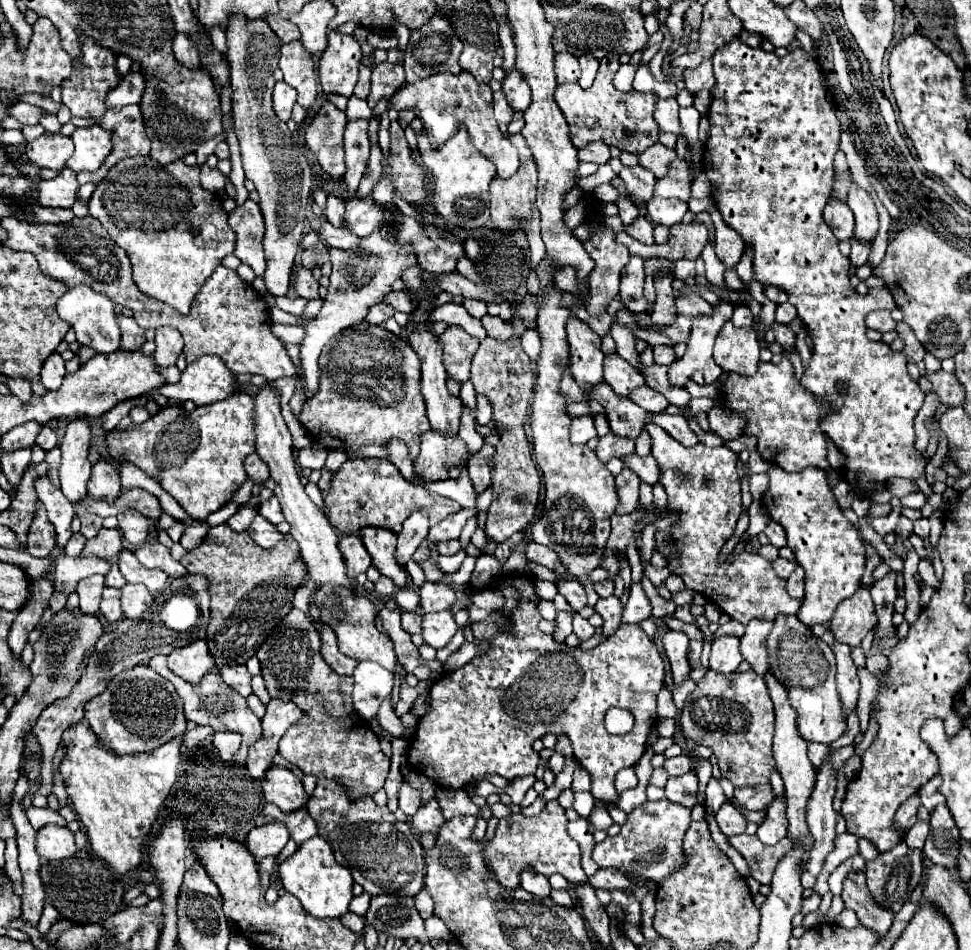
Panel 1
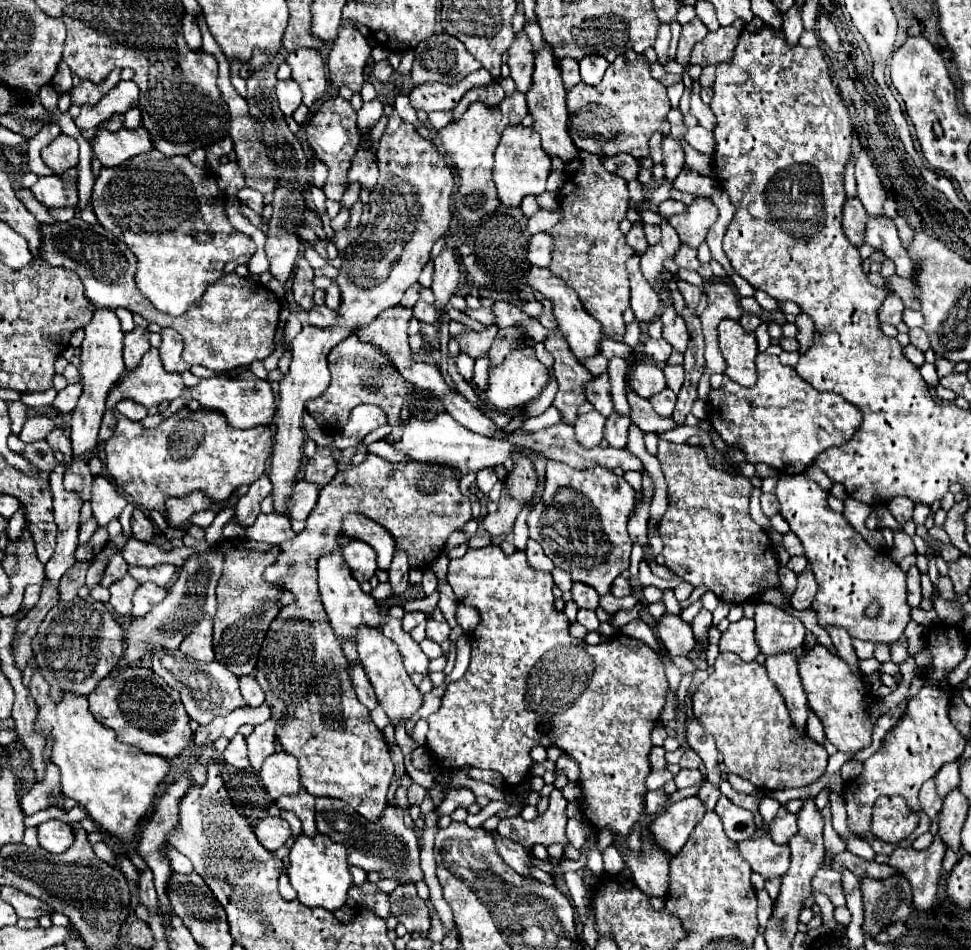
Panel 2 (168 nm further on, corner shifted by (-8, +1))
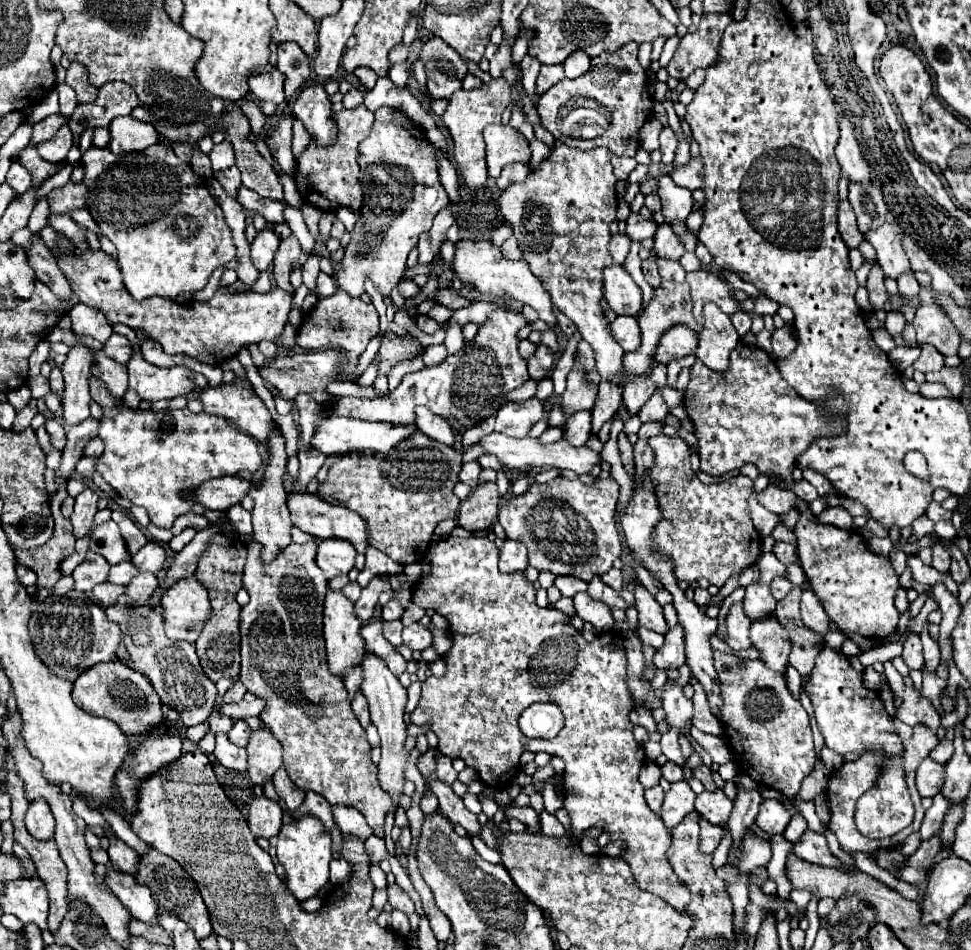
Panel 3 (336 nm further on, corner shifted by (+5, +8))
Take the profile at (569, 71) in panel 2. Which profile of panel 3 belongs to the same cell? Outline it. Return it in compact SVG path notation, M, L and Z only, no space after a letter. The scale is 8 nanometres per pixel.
M542 65L540 67L540 75L536 79L536 93L542 95L546 93L552 85L556 85L558 81L564 79L564 69L562 65Z

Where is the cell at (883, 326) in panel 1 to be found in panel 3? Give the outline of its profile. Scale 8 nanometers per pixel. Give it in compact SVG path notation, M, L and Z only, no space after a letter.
M872 265L866 289L870 293L870 303L872 303L874 311L882 309L886 299L888 299L888 293L886 293L886 287L884 287L884 273L882 273L882 269L878 265Z

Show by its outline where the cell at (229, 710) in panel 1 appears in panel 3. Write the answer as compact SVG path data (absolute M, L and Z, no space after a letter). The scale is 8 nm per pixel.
M120 595L114 605L106 607L106 615L110 621L120 625L132 667L150 679L160 701L178 711L182 723L188 727L204 723L216 701L216 685L204 675L194 645L168 639L164 633L164 619L160 609L152 605L130 603L130 599L124 595Z

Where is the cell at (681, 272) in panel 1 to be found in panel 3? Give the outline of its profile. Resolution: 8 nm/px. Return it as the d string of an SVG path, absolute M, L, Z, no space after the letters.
M662 223L654 235L654 251L658 257L666 257L666 259L680 259L686 249L680 243L680 237L672 231L672 227L668 223Z

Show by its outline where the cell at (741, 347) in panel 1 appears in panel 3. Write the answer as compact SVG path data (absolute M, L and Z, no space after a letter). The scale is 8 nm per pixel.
M714 303L704 305L704 329L700 331L696 357L712 371L726 371L728 355L738 345L738 333L730 317Z

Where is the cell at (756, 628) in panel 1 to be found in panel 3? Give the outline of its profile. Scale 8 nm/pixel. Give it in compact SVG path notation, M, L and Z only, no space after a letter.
M752 583L744 591L746 591L746 595L744 595L744 611L746 611L746 615L752 621L756 621L756 619L768 615L770 611L774 611L776 601L770 595L770 587L768 585Z

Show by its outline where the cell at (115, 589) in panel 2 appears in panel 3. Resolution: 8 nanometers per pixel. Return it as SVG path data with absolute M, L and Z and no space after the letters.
M122 561L122 563L116 563L110 567L110 575L108 575L108 581L114 583L114 585L122 585L126 587L130 583L130 579L134 579L134 575L138 575L140 571L132 565L132 561Z

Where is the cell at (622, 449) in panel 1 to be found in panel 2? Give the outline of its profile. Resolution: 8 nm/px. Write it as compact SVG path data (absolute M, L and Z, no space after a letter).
M613 412L611 418L607 418L605 440L609 442L609 446L613 446L613 448L625 448L627 446L629 424L631 424L631 420L627 420L627 416L621 416L617 412Z

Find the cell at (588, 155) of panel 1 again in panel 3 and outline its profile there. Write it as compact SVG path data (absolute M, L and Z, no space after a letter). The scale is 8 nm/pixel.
M612 157L612 167L614 167L614 175L618 177L618 179L622 179L622 181L626 181L628 179L628 175L630 175L630 171L636 167L638 163L632 159L632 157Z

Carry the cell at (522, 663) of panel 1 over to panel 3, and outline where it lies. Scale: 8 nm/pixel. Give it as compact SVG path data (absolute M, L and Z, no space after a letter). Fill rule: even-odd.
M448 537L448 539L438 539L430 545L430 551L426 553L424 557L428 563L430 563L430 571L428 573L422 573L420 581L416 583L414 587L414 595L412 595L412 601L414 605L426 609L434 609L438 615L446 617L448 619L448 629L450 629L450 635L452 635L452 647L450 651L444 655L444 661L446 661L446 675L436 679L436 677L430 677L424 681L422 685L422 697L420 697L420 703L418 707L414 709L414 713L410 715L410 721L414 725L424 725L424 723L430 723L430 729L434 727L434 733L438 735L438 751L442 755L448 755L452 759L460 757L468 767L476 769L480 779L490 785L490 787L498 787L502 783L508 783L512 779L512 773L516 771L518 767L518 759L524 751L544 751L548 755L556 755L560 757L565 763L565 770L563 772L563 788L566 793L563 796L563 807L568 811L568 817L570 817L570 829L572 829L572 835L576 835L576 839L582 839L578 835L582 835L586 829L594 827L598 821L606 821L608 827L606 831L612 833L610 839L616 841L626 841L628 843L628 851L622 855L622 859L630 865L634 877L636 877L636 883L638 887L642 887L644 891L650 891L658 897L662 897L666 903L670 903L676 911L686 911L688 903L690 903L690 891L686 891L686 885L674 875L674 869L670 869L668 865L668 859L666 859L666 851L670 847L670 839L672 839L672 833L666 831L666 825L662 823L662 817L656 815L654 811L650 811L650 807L646 805L646 799L644 799L644 789L642 789L642 783L638 781L638 773L640 773L640 767L646 763L646 755L644 755L644 747L634 739L632 735L632 723L628 721L628 713L632 711L634 707L634 699L628 691L628 685L626 685L626 651L624 651L624 639L620 633L616 635L610 635L610 637L598 637L594 641L586 641L582 637L580 631L576 631L570 623L570 617L562 615L562 611L556 611L552 607L538 607L536 605L536 589L532 587L532 583L524 577L522 571L518 573L500 573L498 571L498 549L496 545L486 539L486 537L470 537L470 539L460 539L460 537ZM536 701L554 701L560 705L562 713L564 713L564 729L558 733L556 739L552 741L546 741L546 739L528 739L524 733L520 733L520 727L518 727L518 717L520 713L536 703Z

